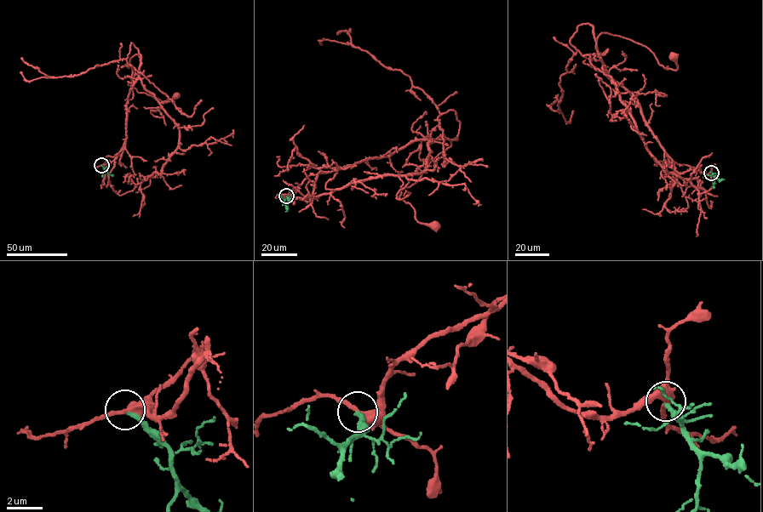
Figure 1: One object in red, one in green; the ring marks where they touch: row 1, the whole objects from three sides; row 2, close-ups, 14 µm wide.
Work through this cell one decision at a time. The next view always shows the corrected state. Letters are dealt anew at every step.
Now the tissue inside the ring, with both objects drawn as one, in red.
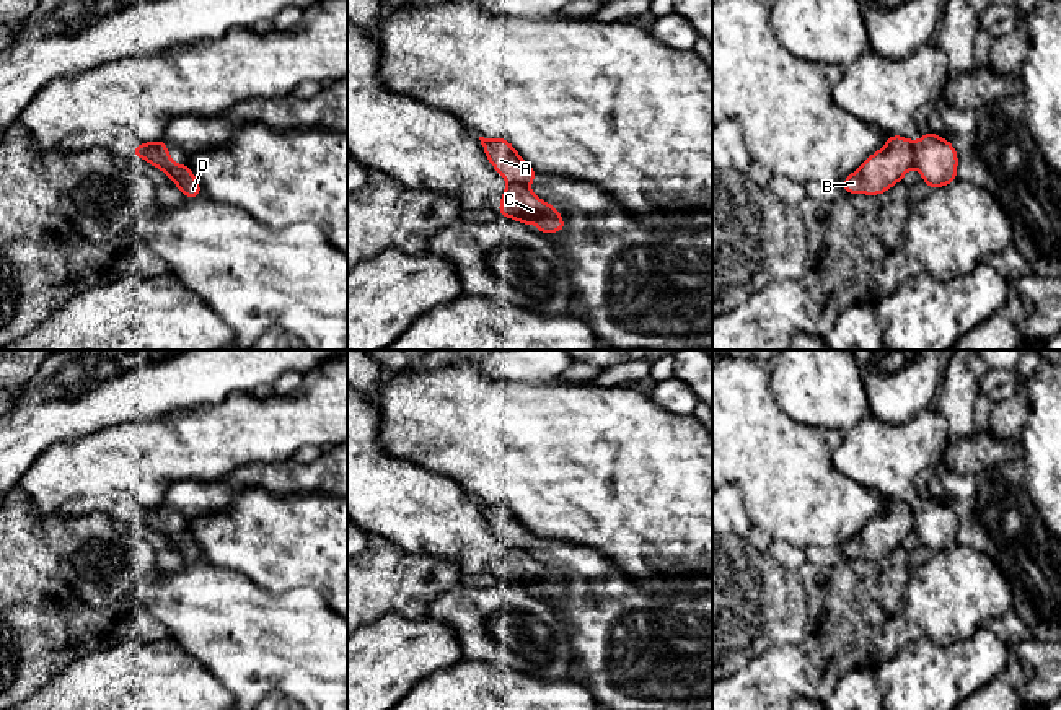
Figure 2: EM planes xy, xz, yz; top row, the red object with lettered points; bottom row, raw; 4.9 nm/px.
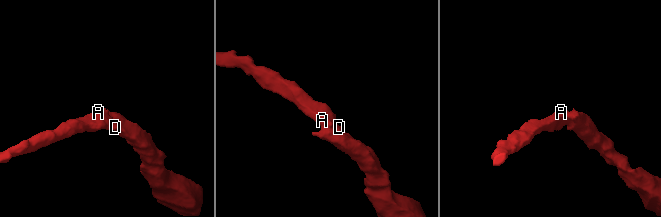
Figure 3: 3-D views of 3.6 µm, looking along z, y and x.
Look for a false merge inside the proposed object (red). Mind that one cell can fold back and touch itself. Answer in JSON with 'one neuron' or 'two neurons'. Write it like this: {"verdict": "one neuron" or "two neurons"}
{"verdict": "two neurons"}

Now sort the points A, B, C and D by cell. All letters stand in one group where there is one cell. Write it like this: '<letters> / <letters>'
A B / C D

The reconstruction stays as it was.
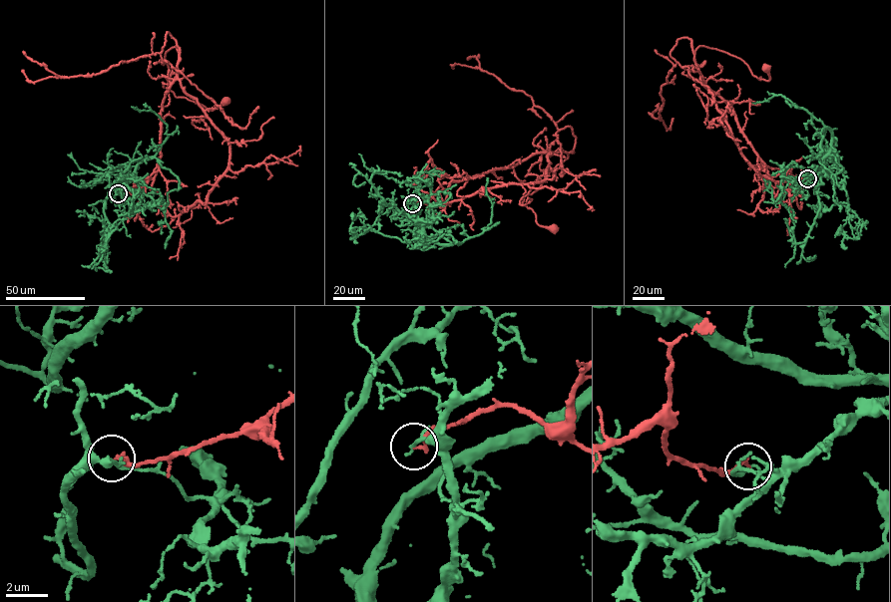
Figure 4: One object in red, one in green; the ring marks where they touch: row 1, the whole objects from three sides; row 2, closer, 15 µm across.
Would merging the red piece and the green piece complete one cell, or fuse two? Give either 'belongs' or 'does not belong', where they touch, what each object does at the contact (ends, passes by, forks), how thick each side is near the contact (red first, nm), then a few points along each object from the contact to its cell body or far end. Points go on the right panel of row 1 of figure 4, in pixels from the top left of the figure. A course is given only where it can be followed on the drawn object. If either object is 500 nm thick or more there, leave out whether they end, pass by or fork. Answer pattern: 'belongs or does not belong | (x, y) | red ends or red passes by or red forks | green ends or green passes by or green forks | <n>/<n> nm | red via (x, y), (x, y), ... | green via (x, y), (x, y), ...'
does not belong | (807, 178) | red ends | green passes by | 170/140 nm | red via (807, 179), (766, 165), (731, 106), (705, 85), (694, 52), (700, 46), (724, 51), (768, 80), (766, 67) | green via (807, 179), (821, 172), (828, 129), (821, 134), (819, 162), (835, 174), (845, 170), (855, 238), (866, 220)

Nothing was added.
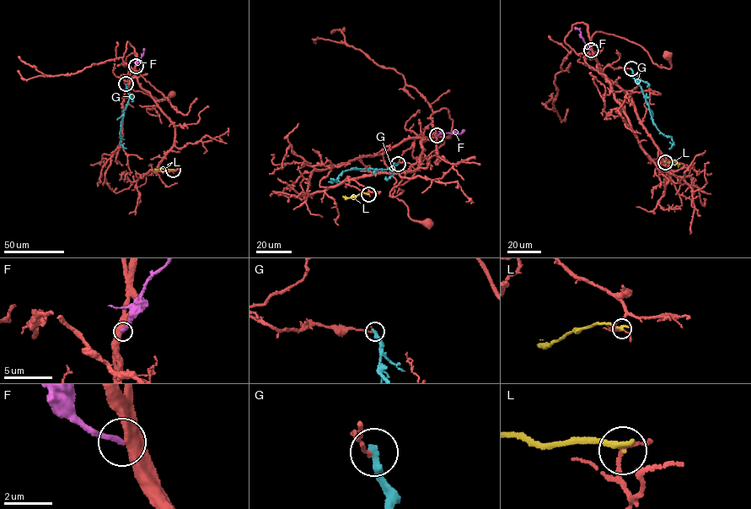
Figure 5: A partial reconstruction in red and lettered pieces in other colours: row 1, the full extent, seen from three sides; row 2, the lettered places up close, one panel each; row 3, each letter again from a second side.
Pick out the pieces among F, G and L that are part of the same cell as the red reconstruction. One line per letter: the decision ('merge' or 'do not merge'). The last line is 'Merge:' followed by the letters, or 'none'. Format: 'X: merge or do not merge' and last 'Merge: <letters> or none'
F: do not merge
G: do not merge
L: do not merge
Merge: none

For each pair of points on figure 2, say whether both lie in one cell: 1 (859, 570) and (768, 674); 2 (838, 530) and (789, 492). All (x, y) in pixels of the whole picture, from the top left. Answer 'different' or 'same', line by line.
1: same
2: same

